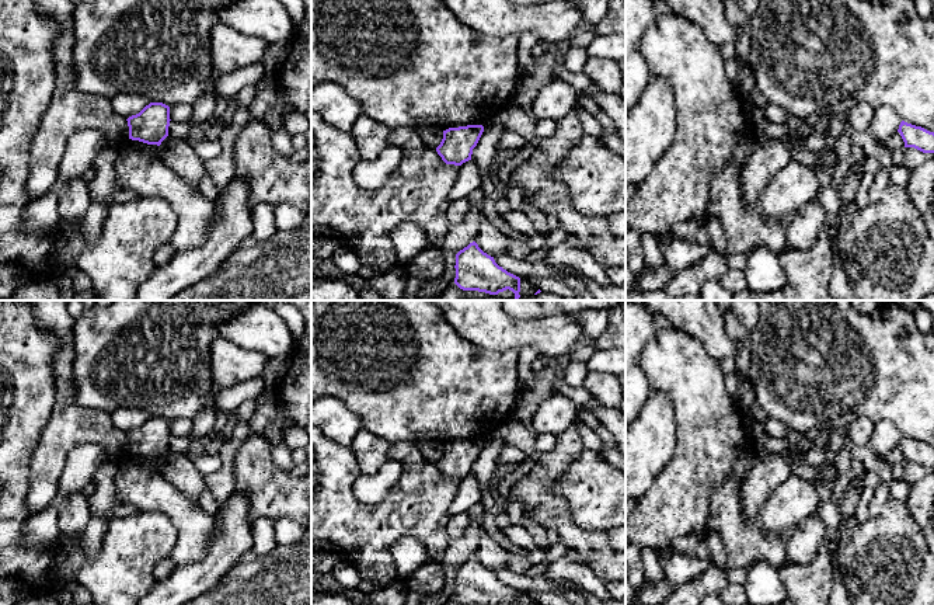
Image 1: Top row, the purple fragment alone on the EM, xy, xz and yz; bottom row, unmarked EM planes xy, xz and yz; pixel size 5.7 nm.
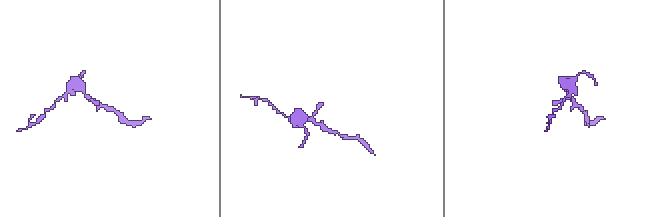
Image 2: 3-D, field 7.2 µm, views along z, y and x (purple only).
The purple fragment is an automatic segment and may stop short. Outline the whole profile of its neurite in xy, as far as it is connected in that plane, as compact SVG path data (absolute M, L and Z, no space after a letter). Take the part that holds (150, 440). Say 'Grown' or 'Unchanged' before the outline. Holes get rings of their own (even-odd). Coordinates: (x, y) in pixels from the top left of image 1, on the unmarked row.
Unchanged. M150 417L139 428L129 431L129 453L160 460L168 451L170 421Z

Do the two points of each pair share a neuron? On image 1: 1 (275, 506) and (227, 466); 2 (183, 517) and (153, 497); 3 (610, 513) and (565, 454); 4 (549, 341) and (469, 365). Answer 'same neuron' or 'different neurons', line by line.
1: different neurons
2: same neuron
3: different neurons
4: different neurons

